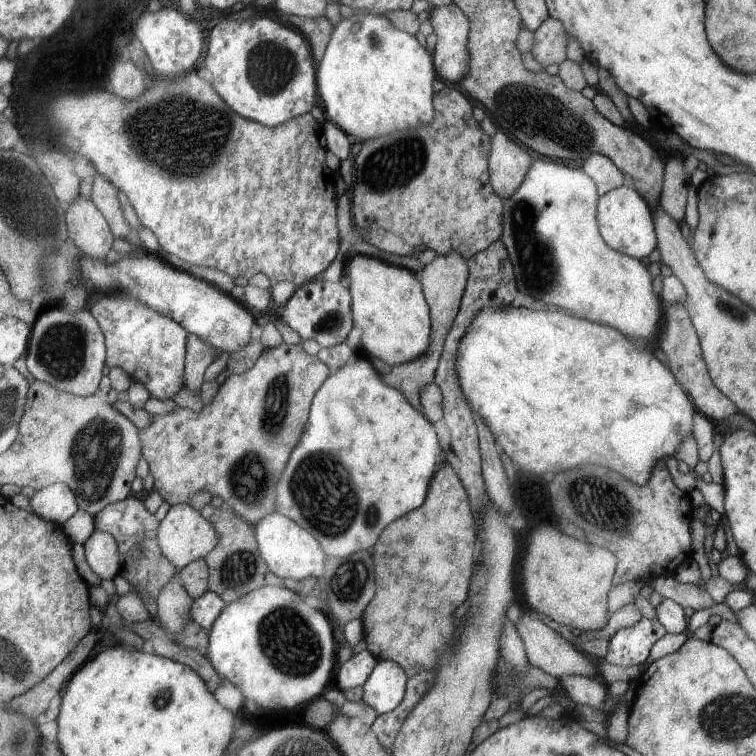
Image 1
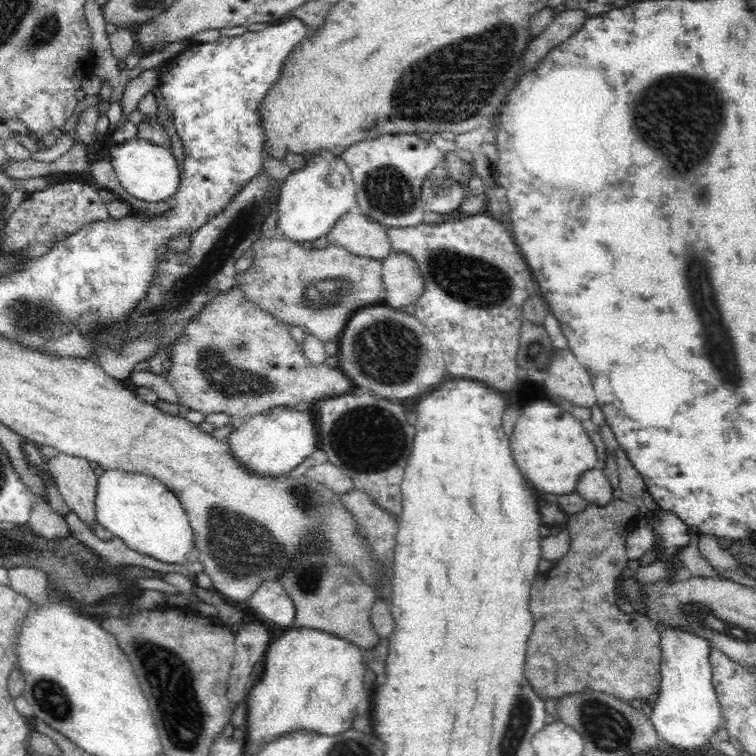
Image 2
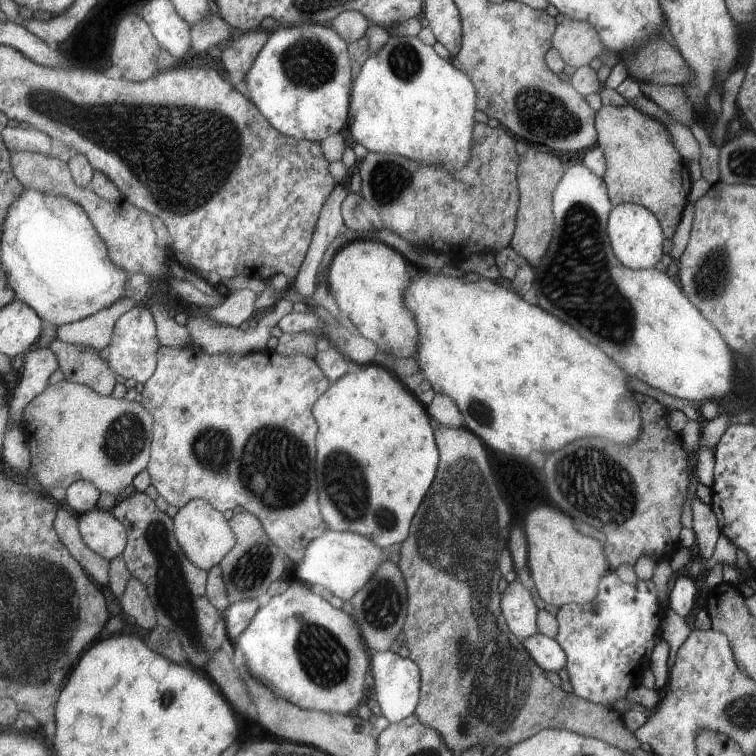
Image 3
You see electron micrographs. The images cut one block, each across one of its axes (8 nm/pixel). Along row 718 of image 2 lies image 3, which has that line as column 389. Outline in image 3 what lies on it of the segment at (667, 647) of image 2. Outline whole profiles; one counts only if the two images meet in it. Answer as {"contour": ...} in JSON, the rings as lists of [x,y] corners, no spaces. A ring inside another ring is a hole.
{"contour":[[[371,652],[371,678],[372,693],[381,710],[381,714],[389,723],[399,723],[407,719],[407,716],[414,715],[418,707],[419,696],[421,695],[421,674],[418,666],[408,657],[401,657],[393,652]]]}

